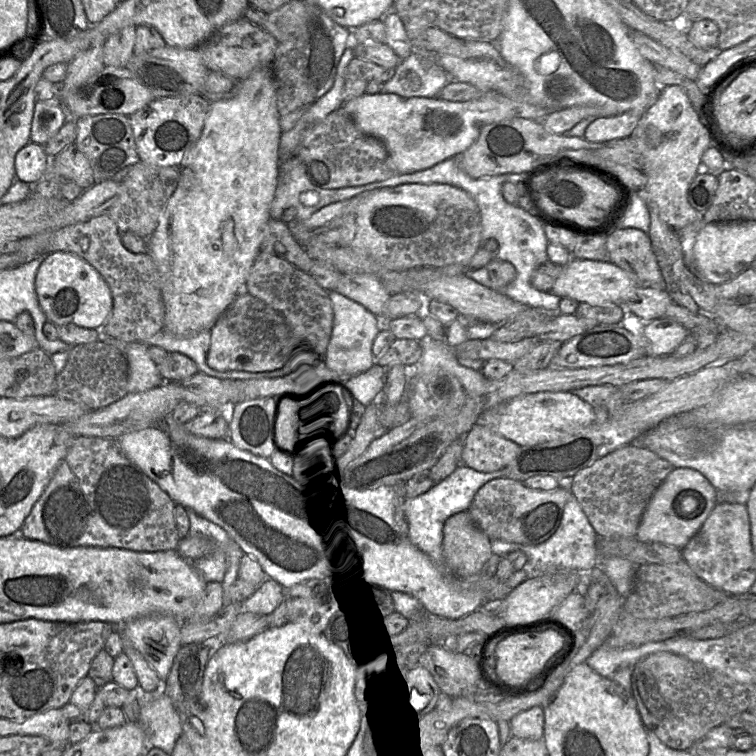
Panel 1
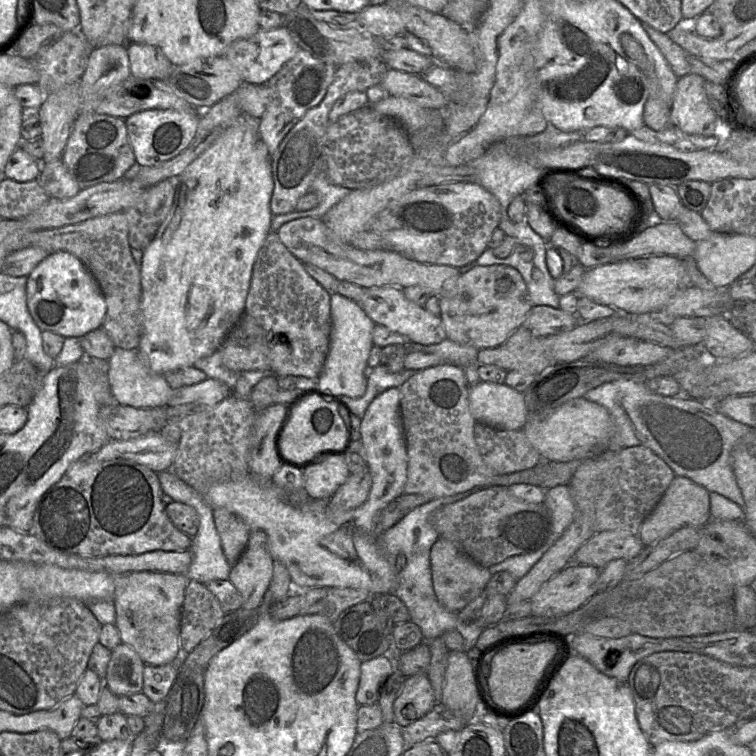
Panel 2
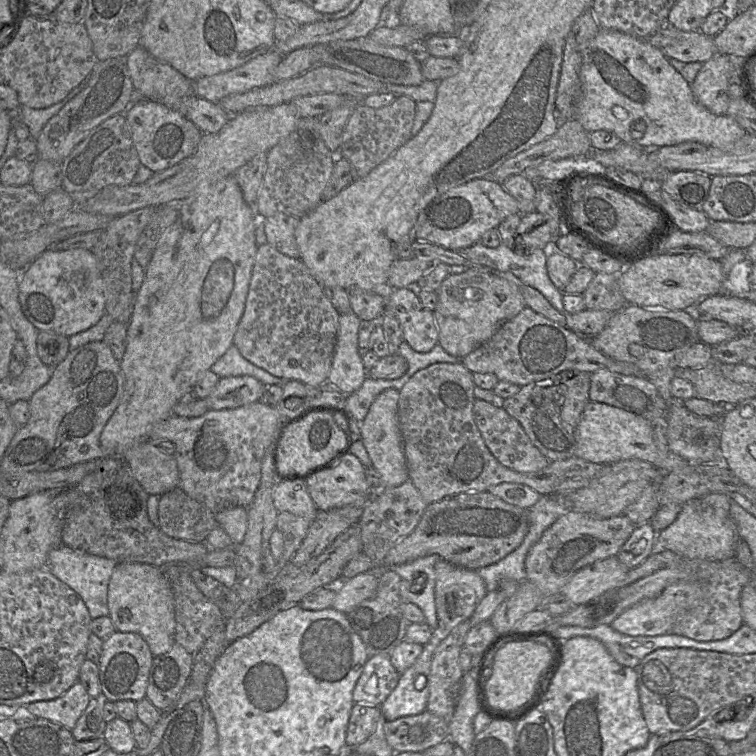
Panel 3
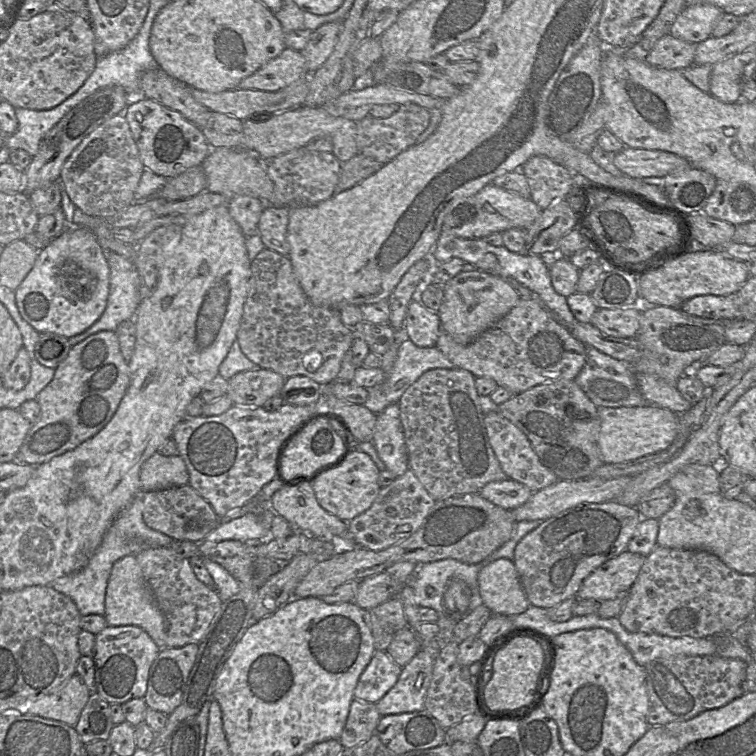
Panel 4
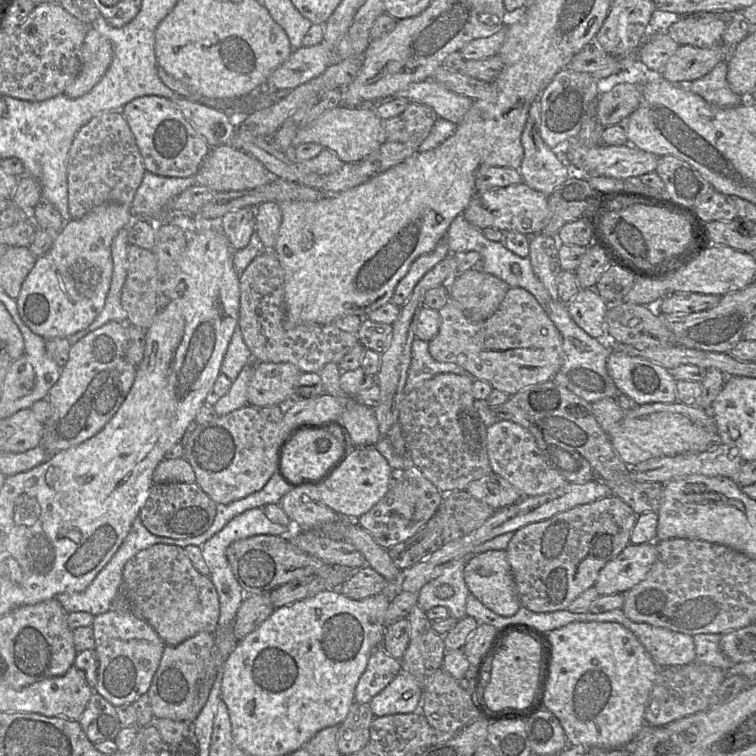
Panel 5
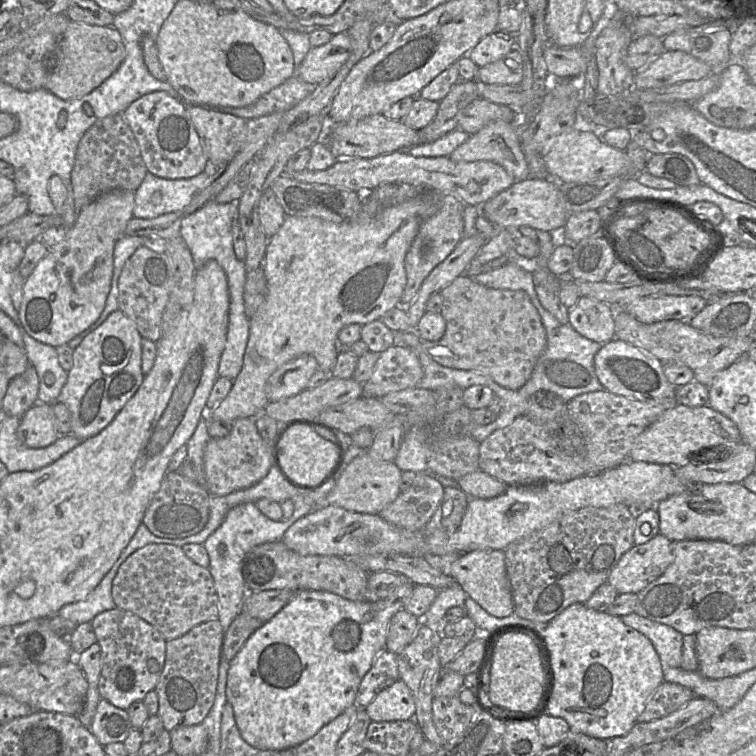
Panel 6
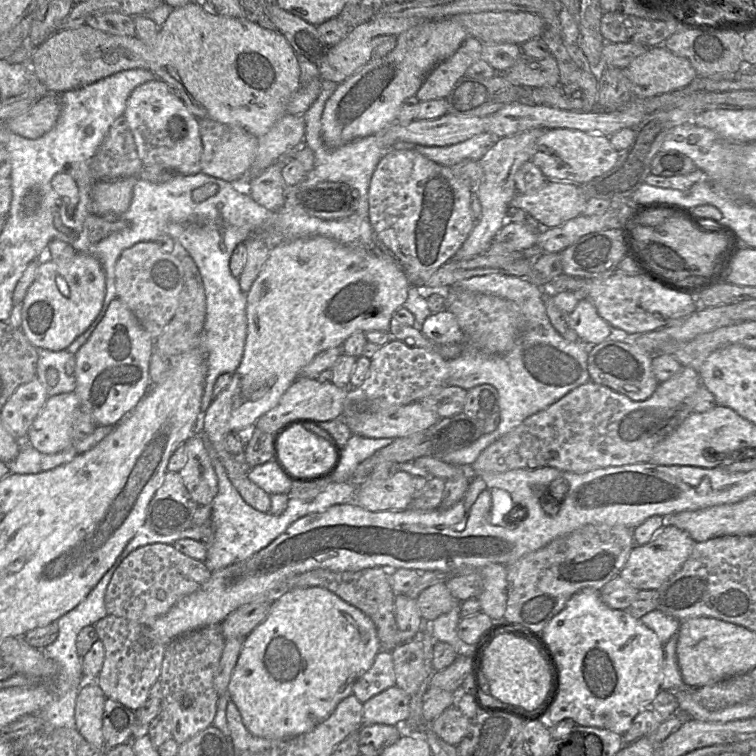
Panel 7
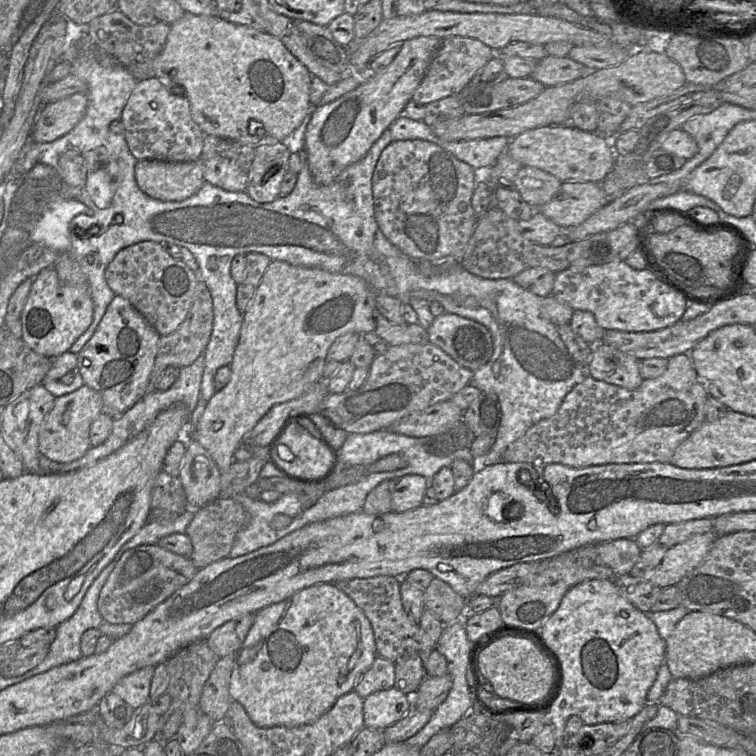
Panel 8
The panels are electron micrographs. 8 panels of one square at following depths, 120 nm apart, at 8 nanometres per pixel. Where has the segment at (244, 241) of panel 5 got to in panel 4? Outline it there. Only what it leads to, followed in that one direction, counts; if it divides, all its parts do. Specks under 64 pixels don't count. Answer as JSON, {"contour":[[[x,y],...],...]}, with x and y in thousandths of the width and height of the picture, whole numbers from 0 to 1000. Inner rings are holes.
{"contour":[[[328,258],[304,261],[302,276],[321,311],[327,315],[341,308],[341,292],[352,270]]]}

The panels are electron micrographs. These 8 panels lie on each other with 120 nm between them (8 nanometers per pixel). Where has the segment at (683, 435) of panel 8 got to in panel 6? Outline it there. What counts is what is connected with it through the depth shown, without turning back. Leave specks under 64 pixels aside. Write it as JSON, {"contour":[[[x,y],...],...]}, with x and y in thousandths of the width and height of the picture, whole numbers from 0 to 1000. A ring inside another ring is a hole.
{"contour":[[[800,515],[772,520],[749,534],[751,548],[772,582],[769,598],[746,598],[718,563],[696,550],[687,550],[675,562],[653,570],[635,586],[634,622],[669,642],[749,638],[767,630],[790,627],[829,610],[841,578],[873,549],[894,536],[893,519],[854,532],[835,529]]]}

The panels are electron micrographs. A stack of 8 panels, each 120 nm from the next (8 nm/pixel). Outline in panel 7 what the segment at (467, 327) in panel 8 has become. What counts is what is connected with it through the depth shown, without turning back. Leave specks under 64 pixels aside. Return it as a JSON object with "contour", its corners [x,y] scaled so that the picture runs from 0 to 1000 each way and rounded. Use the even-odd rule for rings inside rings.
{"contour":[[[590,409],[570,414],[553,434],[565,448],[579,456],[614,451],[614,442],[602,418]]]}

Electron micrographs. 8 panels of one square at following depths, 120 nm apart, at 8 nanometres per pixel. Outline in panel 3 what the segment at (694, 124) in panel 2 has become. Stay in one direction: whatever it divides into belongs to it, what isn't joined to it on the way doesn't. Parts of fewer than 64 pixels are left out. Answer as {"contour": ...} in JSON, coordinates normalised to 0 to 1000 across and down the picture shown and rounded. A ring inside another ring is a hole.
{"contour":[[[946,71],[930,83],[913,112],[922,134],[946,152],[958,152],[962,148],[966,136],[963,106],[976,81],[959,71]]]}

